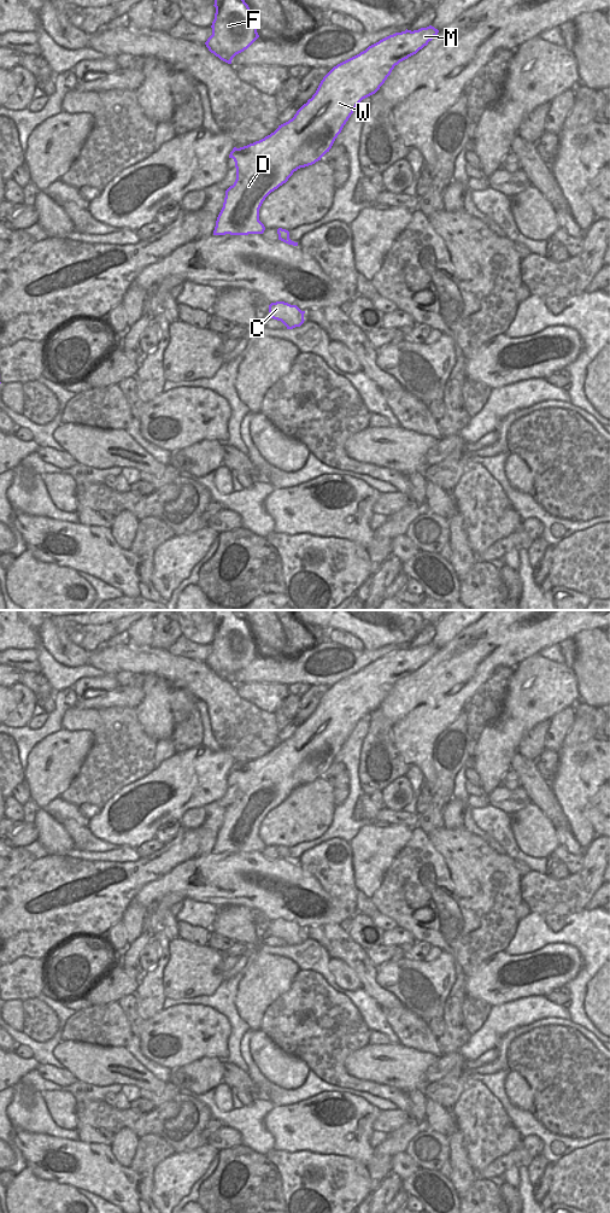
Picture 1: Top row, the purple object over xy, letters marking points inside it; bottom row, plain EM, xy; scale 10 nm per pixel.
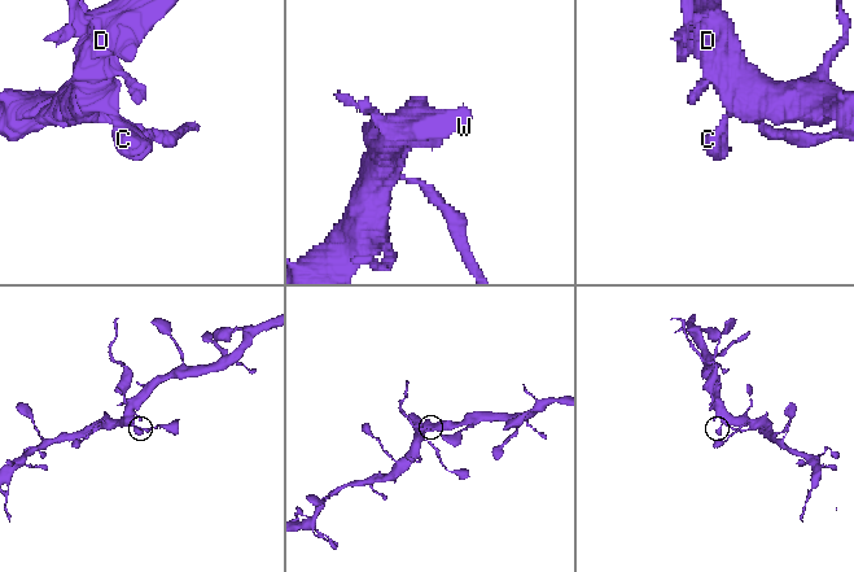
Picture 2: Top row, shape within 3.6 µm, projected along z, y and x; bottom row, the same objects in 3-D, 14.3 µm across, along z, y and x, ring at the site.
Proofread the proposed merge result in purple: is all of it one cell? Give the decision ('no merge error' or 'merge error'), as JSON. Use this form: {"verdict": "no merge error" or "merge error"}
{"verdict": "merge error"}

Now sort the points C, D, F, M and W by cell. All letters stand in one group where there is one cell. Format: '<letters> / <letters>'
C D M W / F

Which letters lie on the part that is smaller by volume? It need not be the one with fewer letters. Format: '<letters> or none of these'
F

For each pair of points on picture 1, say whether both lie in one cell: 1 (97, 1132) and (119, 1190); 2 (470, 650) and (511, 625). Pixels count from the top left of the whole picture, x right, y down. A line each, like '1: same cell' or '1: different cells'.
1: different cells
2: same cell

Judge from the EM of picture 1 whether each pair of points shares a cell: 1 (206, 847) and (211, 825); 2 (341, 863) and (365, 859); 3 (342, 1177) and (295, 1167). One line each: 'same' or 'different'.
1: same
2: different
3: same

